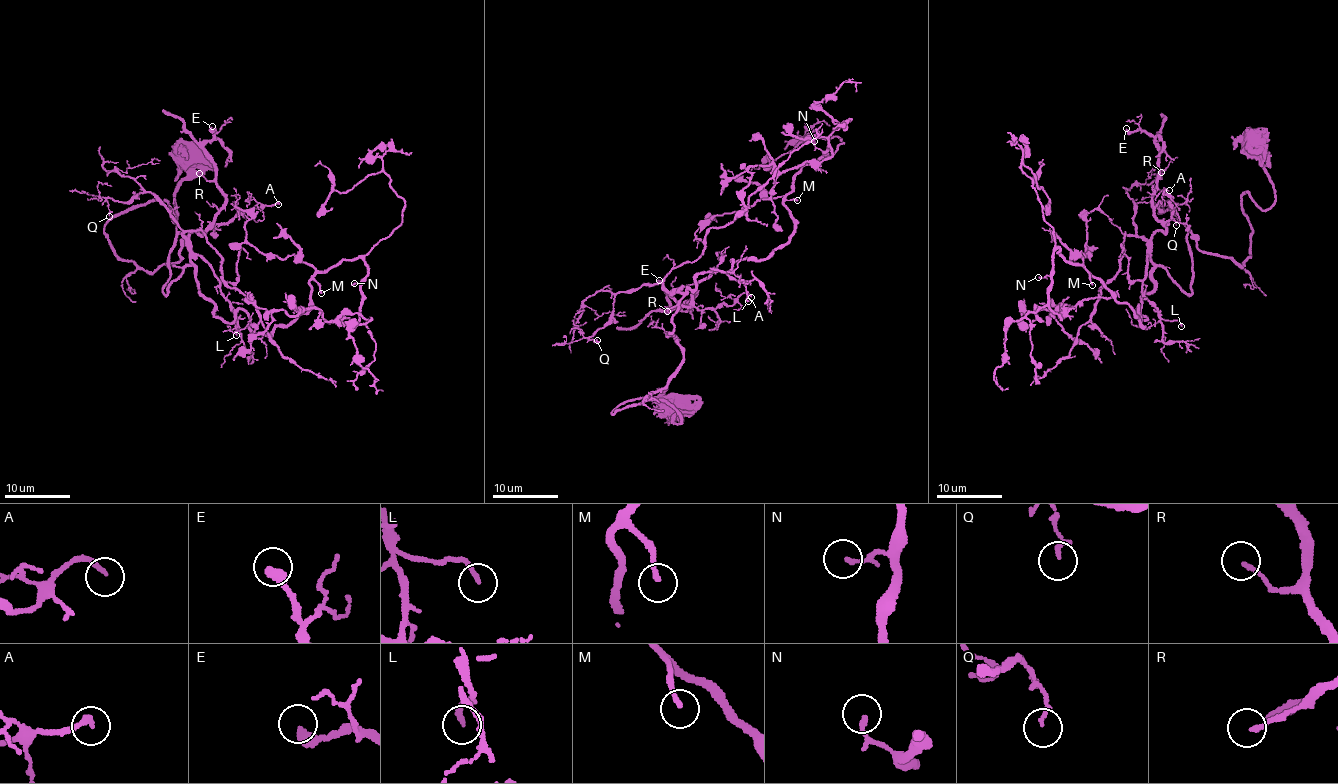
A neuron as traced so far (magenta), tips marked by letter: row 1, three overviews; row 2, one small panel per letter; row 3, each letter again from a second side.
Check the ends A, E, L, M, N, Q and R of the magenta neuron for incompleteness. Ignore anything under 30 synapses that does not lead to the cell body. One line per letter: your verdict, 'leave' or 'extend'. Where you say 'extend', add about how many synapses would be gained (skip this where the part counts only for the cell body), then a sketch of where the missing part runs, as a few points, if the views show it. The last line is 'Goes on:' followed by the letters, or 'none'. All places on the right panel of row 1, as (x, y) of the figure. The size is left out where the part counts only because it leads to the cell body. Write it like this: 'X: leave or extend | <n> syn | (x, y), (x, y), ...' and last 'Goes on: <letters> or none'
A: leave
E: leave
L: leave
M: extend | 130 syn | (1092, 285), (1112, 320), (1125, 326), (1157, 325), (1176, 339), (1188, 359), (1201, 363), (1223, 396)
N: leave
Q: leave
R: leave
Goes on: M

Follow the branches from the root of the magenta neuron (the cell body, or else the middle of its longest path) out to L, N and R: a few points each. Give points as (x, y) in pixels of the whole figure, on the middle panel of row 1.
L: (672, 406), (679, 423), (649, 397), (611, 413), (667, 385), (699, 275), (729, 270), (748, 301)
N: (672, 406), (611, 413), (667, 385), (695, 278), (788, 241), (814, 141)
R: (672, 406), (679, 423), (649, 397), (611, 413), (680, 363), (672, 296), (687, 307), (696, 294), (667, 311)

